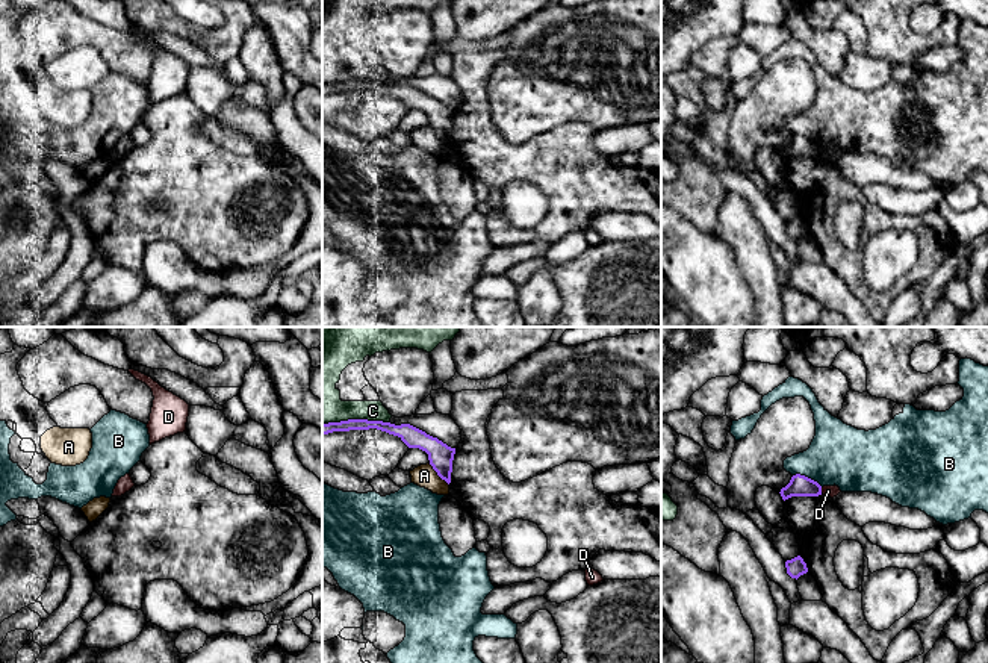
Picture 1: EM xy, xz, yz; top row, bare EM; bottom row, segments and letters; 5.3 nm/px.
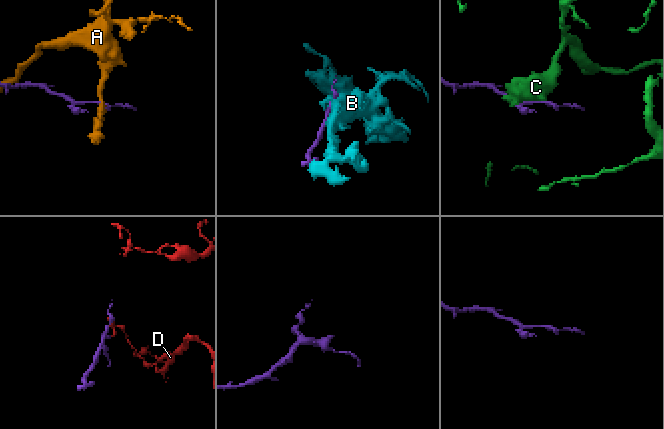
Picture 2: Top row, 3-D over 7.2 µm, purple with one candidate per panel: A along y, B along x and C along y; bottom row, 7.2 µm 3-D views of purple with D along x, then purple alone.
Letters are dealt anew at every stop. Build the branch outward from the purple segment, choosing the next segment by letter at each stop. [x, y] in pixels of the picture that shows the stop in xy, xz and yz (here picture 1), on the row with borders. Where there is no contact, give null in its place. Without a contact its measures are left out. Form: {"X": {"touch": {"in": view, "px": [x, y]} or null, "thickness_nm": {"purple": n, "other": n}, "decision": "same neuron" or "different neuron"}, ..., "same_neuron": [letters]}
{"A": {"touch": {"in": "xz", "px": [438, 474]}, "thickness_nm": {"purple": 140, "other": 120}, "decision": "different neuron"}, "B": {"touch": {"in": "yz", "px": [807, 477]}, "thickness_nm": {"purple": 110, "other": 320}, "decision": "different neuron"}, "C": {"touch": {"in": "xz", "px": [354, 420]}, "thickness_nm": {"purple": 60, "other": 200}, "decision": "different neuron"}, "D": {"touch": {"in": "yz", "px": [820, 491]}, "thickness_nm": {"purple": 110, "other": 60}, "decision": "different neuron"}, "same_neuron": []}

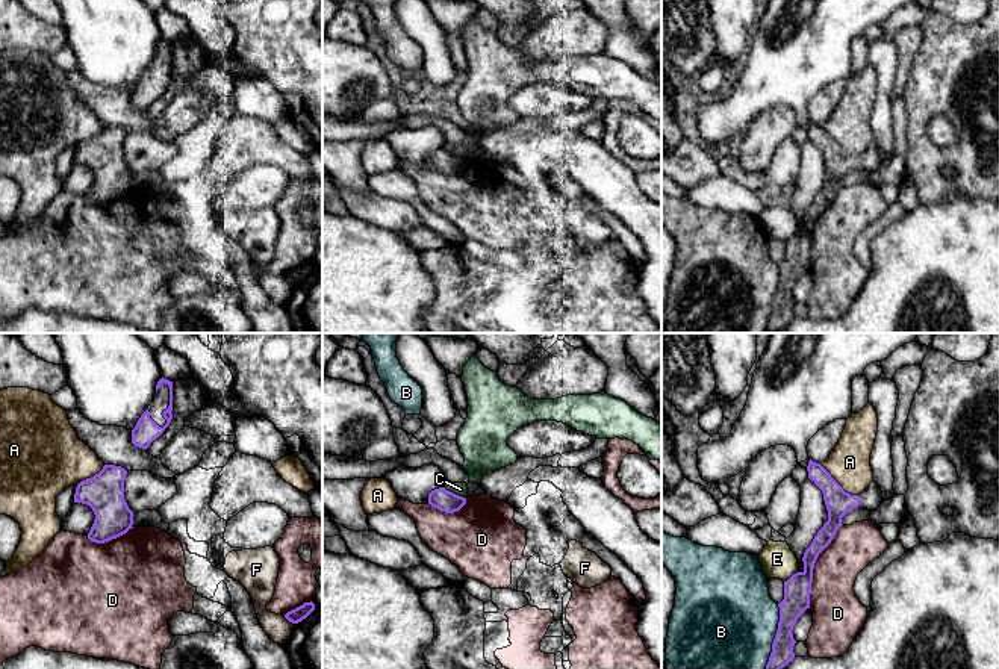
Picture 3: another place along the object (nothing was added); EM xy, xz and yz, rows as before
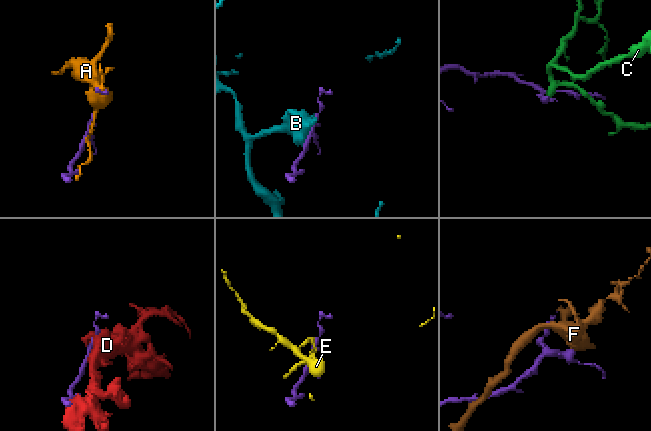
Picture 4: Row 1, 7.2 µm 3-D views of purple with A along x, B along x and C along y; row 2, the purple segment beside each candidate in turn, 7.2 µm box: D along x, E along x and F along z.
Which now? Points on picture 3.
{"A": {"touch": {"in": "yz", "px": [837, 483]}, "thickness_nm": {"purple": 140, "other": 220}, "decision": "different neuron"}, "B": {"touch": {"in": "yz", "px": [775, 636]}, "thickness_nm": {"purple": 140, "other": 480}, "decision": "different neuron"}, "C": {"touch": {"in": "xz", "px": [454, 494]}, "thickness_nm": {"purple": 120, "other": 70}, "decision": "different neuron"}, "D": {"touch": {"in": "yz", "px": [813, 566]}, "thickness_nm": {"purple": 140, "other": 260}, "decision": "different neuron"}, "E": {"touch": {"in": "yz", "px": [792, 575]}, "thickness_nm": {"purple": 140, "other": 180}, "decision": "different neuron"}, "F": {"touch": {"in": "xy", "px": [289, 621]}, "thickness_nm": {"purple": 80, "other": 160}, "decision": "different neuron"}, "same_neuron": []}

